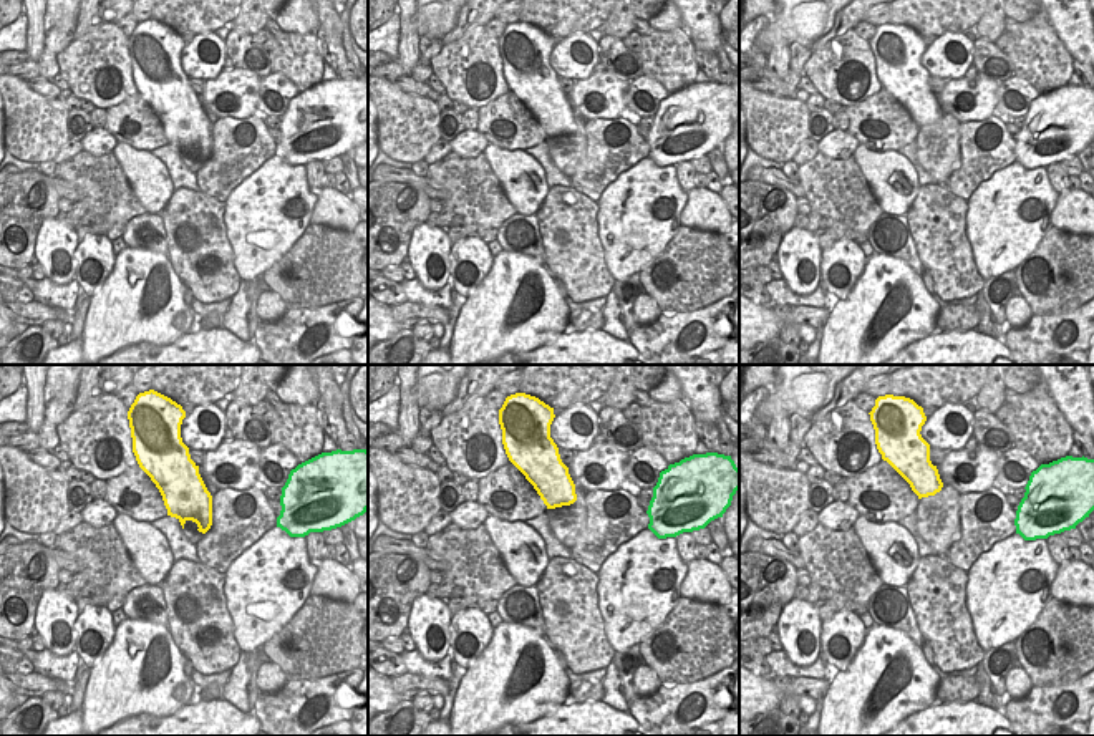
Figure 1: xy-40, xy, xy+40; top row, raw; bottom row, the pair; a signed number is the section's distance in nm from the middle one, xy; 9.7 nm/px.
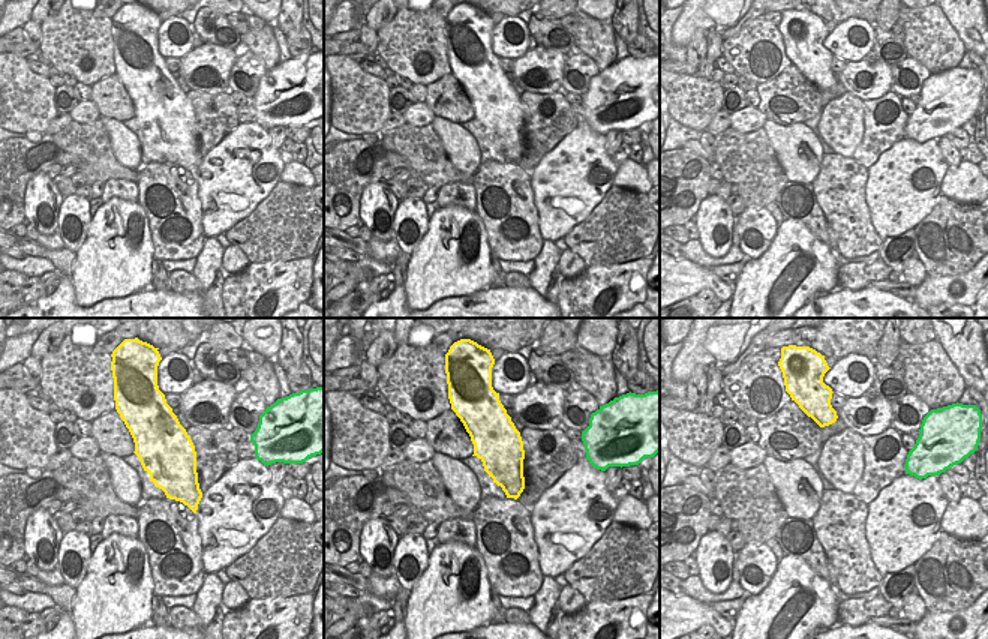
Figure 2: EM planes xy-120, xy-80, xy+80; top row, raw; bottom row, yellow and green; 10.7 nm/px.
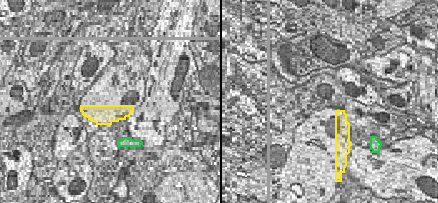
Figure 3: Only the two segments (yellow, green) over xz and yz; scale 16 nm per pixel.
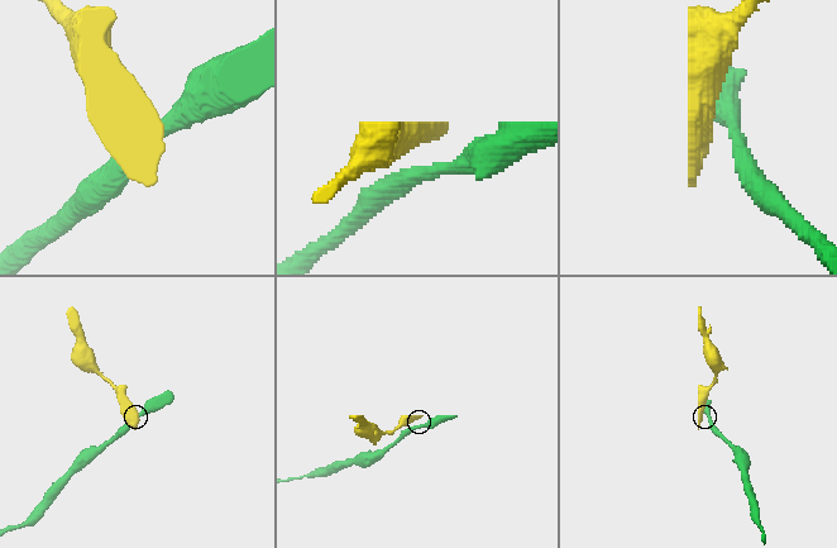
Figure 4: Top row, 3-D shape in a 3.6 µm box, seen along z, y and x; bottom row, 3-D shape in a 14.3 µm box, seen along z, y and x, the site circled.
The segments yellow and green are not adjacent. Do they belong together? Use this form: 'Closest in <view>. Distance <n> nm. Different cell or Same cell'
Closest in xy-40. Distance 650 nm. Different cell

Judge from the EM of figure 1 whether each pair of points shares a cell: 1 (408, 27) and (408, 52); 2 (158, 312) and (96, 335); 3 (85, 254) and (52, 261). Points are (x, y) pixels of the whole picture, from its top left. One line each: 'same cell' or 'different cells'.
1: same cell
2: same cell
3: different cells

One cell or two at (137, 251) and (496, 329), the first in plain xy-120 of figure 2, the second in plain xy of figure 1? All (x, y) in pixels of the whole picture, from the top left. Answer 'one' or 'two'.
one

